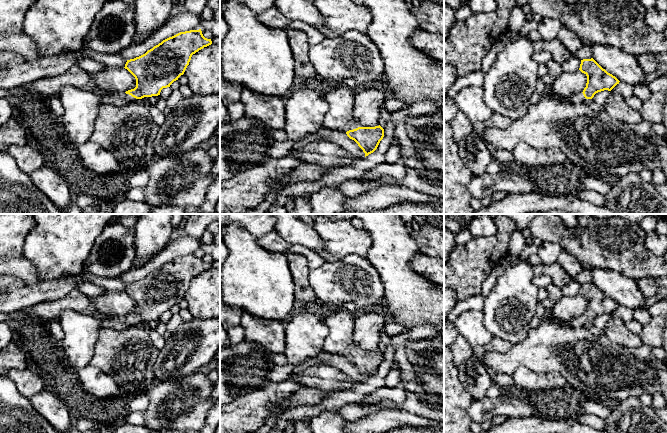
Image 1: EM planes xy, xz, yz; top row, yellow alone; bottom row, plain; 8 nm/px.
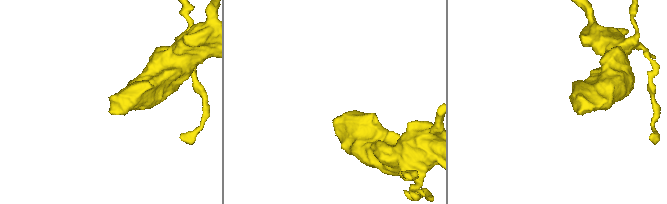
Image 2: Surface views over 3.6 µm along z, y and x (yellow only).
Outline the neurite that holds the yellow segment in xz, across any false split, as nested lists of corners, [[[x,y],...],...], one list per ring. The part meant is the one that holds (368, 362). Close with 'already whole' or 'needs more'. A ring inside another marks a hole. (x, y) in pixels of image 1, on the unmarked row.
[[[322,310],[319,316],[329,329],[323,350],[330,354],[343,355],[354,364],[365,377],[365,381],[373,377],[384,361],[384,353],[375,351],[359,351],[353,344],[352,331],[355,323],[354,314],[347,310]]] | needs more

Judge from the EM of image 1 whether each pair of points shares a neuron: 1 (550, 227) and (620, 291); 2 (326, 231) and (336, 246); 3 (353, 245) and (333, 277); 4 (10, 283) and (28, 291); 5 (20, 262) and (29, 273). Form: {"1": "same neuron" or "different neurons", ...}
{"1": "different neurons", "2": "same neuron", "3": "different neurons", "4": "different neurons", "5": "same neuron"}

